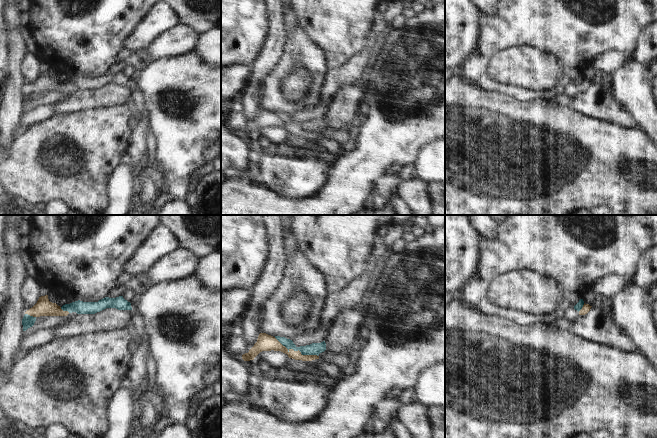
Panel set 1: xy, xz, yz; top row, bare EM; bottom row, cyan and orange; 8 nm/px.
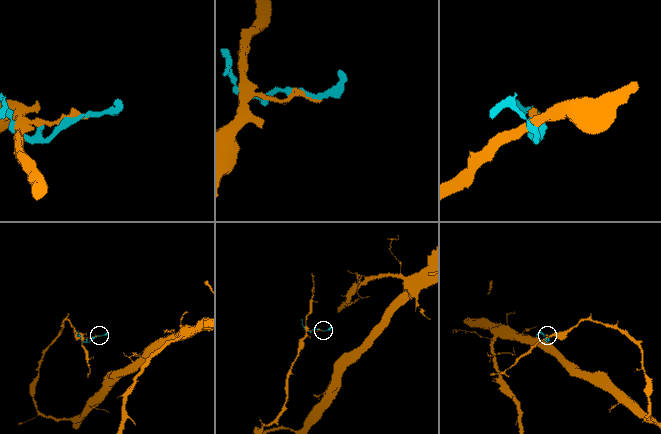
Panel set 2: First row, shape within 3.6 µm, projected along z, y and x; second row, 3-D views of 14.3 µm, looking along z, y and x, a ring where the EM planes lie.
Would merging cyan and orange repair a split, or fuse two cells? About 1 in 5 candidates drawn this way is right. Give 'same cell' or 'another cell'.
another cell

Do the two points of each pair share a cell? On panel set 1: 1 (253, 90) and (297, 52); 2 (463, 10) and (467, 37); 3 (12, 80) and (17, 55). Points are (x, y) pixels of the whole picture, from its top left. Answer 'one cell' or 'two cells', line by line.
1: two cells
2: one cell
3: one cell

